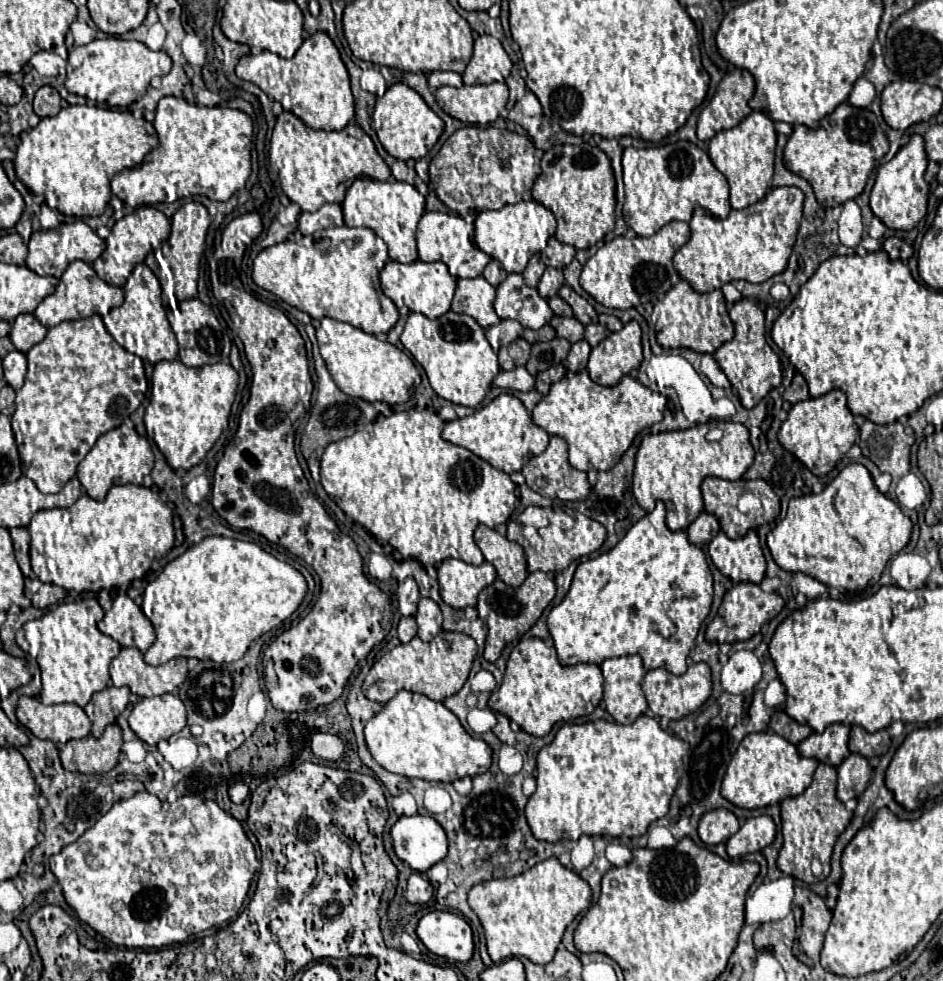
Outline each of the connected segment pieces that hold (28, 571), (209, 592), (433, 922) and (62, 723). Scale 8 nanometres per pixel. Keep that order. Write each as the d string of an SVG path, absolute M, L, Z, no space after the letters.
M16 527L16 529L10 529L10 535L12 535L12 541L14 541L14 551L16 551L16 561L22 569L22 573L26 577L32 577L32 567L30 567L30 555L28 555L28 547L30 547L30 533L26 527Z
M206 537L170 561L143 592L142 611L156 629L156 641L144 659L150 665L174 657L238 661L252 641L298 609L306 591L304 575L262 547L228 537Z
M432 911L424 915L416 929L428 951L448 959L466 963L474 953L474 937L470 925L456 913Z
M20 697L16 717L38 739L50 739L58 747L62 747L70 739L82 739L90 735L92 727L92 721L80 705L44 705L36 697Z

